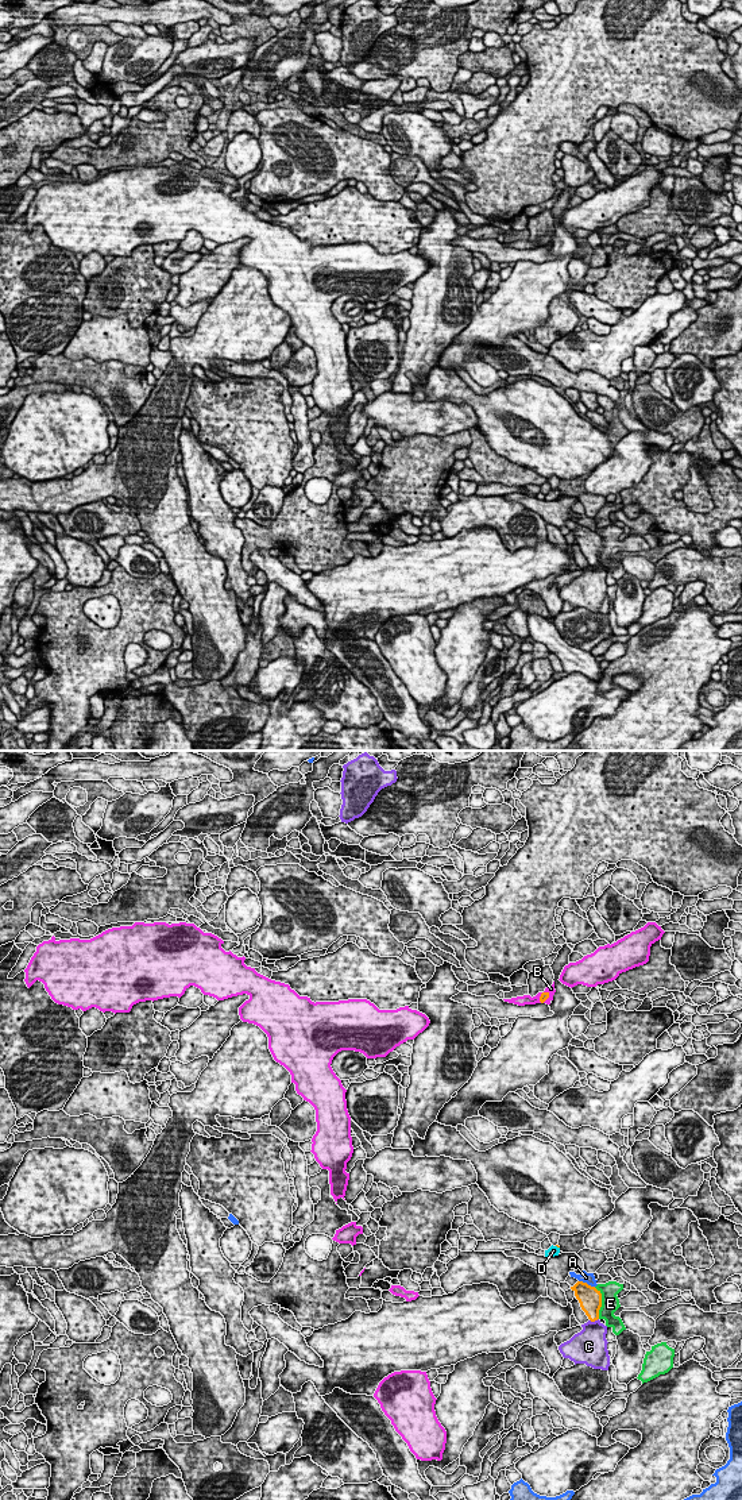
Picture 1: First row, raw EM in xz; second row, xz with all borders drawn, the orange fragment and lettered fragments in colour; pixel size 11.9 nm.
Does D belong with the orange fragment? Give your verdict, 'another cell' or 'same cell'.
same cell

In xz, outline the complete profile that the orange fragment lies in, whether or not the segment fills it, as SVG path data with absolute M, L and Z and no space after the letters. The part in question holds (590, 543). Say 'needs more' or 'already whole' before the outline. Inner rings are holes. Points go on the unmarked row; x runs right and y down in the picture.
already whole; M577 525L571 533L575 536L581 554L586 556L591 566L599 563L599 554L602 551L602 537L595 531L587 527Z

